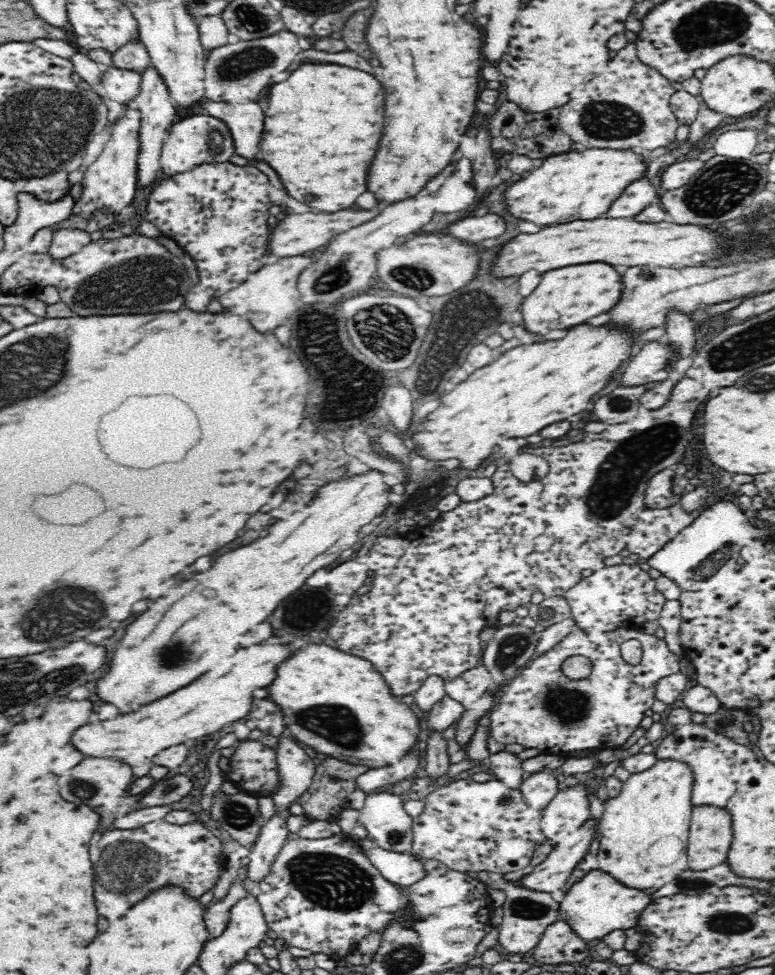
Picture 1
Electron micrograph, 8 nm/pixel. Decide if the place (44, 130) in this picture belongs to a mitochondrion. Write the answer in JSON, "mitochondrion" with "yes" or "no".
{"mitochondrion":"yes"}

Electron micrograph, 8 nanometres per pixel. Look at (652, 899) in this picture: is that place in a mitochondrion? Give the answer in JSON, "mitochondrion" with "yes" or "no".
{"mitochondrion":"no"}

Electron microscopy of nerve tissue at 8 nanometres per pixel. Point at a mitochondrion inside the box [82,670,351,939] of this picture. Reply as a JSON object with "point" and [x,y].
{"point":[125,865]}

